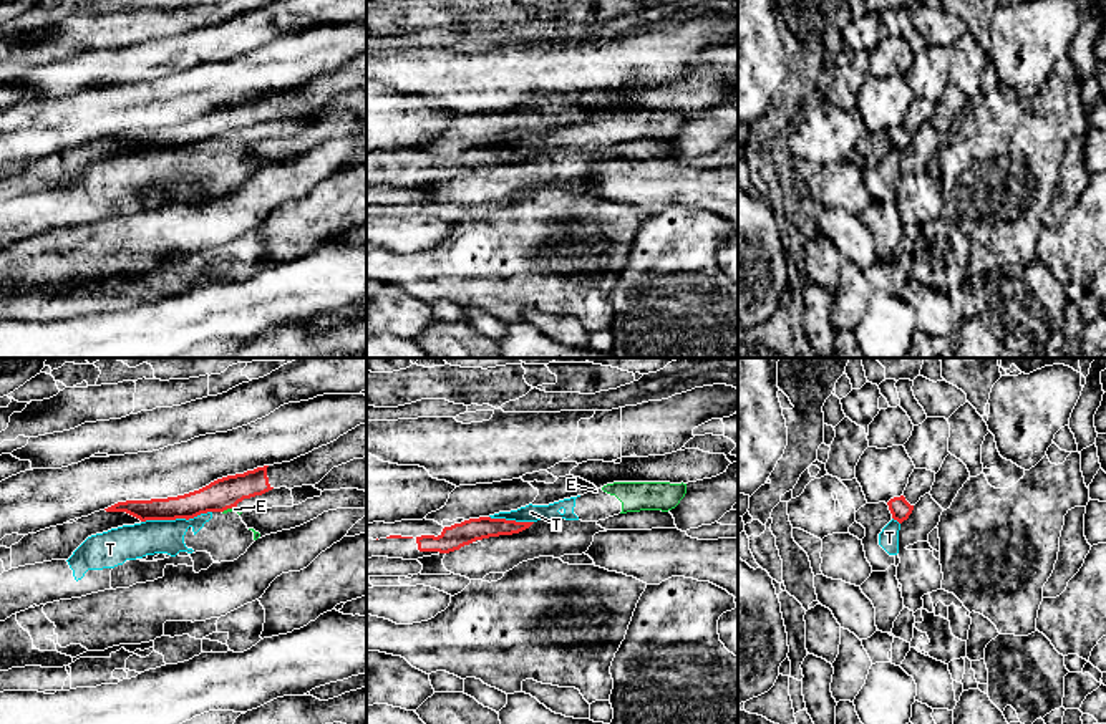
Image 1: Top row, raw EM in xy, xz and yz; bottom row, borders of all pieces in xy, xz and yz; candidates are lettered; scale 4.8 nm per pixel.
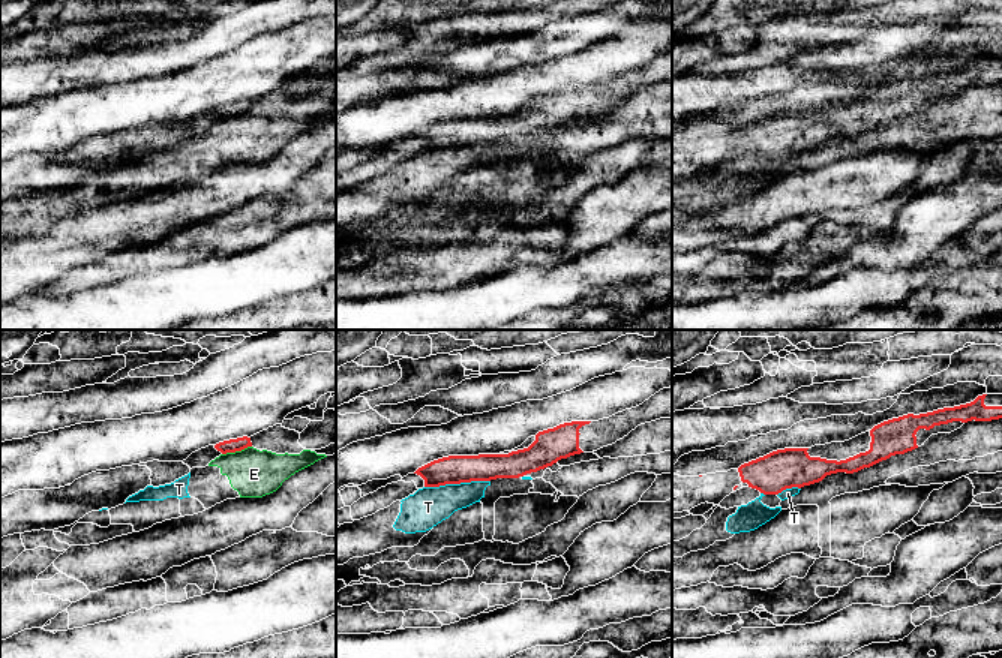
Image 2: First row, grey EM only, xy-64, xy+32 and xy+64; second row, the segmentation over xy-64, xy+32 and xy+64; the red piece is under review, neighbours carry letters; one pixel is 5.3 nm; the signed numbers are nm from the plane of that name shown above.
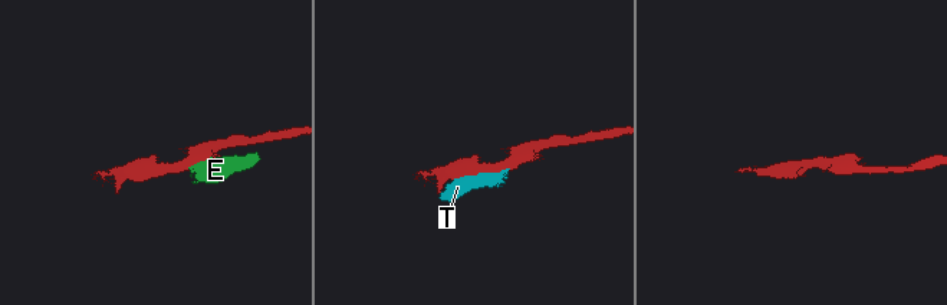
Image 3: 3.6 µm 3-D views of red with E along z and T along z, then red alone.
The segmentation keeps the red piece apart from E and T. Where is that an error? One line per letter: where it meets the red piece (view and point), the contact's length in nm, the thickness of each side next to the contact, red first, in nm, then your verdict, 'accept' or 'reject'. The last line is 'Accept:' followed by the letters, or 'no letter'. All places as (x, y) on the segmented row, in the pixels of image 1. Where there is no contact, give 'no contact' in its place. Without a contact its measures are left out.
E: meets red in xy at (229, 507); contact 80 nm long; 150 nm thick on the red side, 30 nm on the other; reject
T: meets red in xy at (176, 517); contact 340 nm long; 150 nm thick on the red side, 170 nm on the other; reject
Accept: no letter

